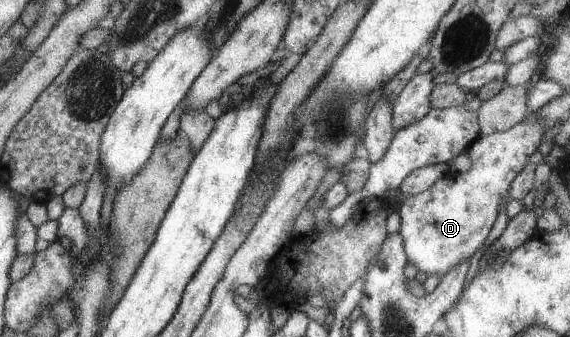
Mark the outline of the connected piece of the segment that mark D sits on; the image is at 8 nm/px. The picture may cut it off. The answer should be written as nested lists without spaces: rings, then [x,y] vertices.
[[[528,113],[521,123],[501,133],[479,136],[469,149],[473,162],[470,170],[449,173],[429,189],[401,202],[399,231],[408,263],[414,263],[427,275],[440,273],[444,276],[459,262],[478,255],[498,216],[502,198],[509,198],[512,181],[529,162],[530,155],[538,150],[546,132],[536,113]]]

